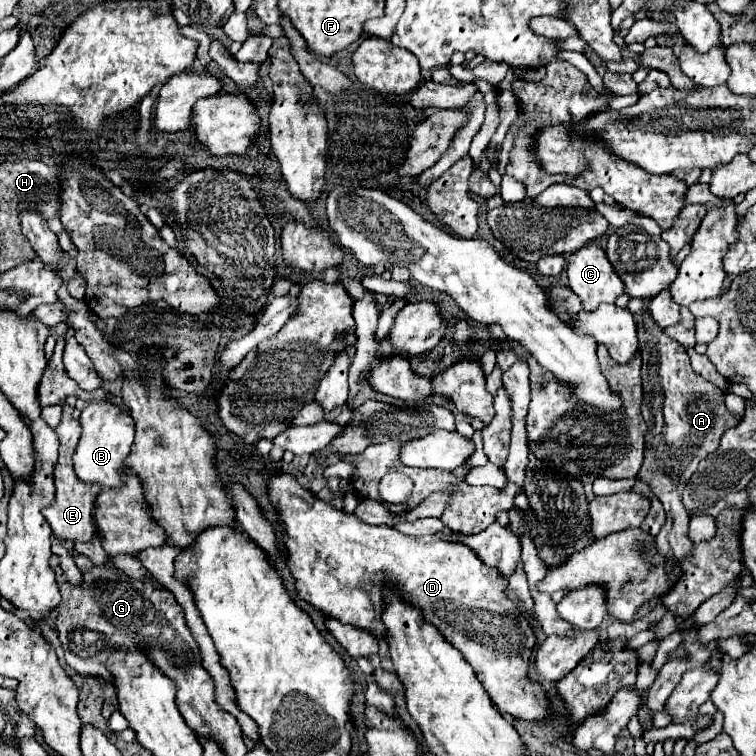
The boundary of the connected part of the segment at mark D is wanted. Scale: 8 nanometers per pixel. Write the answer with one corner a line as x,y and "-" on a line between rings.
273,473
267,483
267,493
271,499
271,507
279,513
283,525
281,541
287,551
287,565
291,577
295,579
295,591
299,599
307,601
329,617
367,629
375,637
383,637
385,627
381,623
381,591
385,583
391,583
405,599
409,599
413,605
419,605
425,619
435,625
455,649
463,653
467,663
475,669
477,679
485,687
493,705
503,715
513,715
515,719
525,721
545,721
551,715
547,693
527,675
529,657
537,641
535,631
529,625
529,619
525,617
521,605
509,599
507,581
499,577
497,569
489,569
489,565
483,565
473,549
463,543
449,543
433,535
409,537
391,527
367,525
355,515
339,511
329,503
317,499
289,473

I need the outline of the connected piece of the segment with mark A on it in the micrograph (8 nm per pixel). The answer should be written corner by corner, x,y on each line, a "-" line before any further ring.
641,315
635,317
639,317
635,323
639,349
643,353
641,415
649,427
645,435
645,459
637,479
647,483
653,495
665,507
667,521
655,537
655,543
657,549
667,557
667,569
671,569
689,557
689,551
693,549
693,543
687,539
689,515
681,503
683,485
687,485
689,477
695,473
699,461
719,447
723,431
737,425
737,417
725,409
723,391
693,371
687,349
681,343
667,337
663,329
655,325
655,319
649,319
649,315
645,321

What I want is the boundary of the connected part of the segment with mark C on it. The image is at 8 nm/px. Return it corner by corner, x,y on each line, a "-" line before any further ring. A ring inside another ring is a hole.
587,243
567,259
569,287
581,299
587,311
597,309
601,303
615,303
623,293
623,281
613,271
605,251

